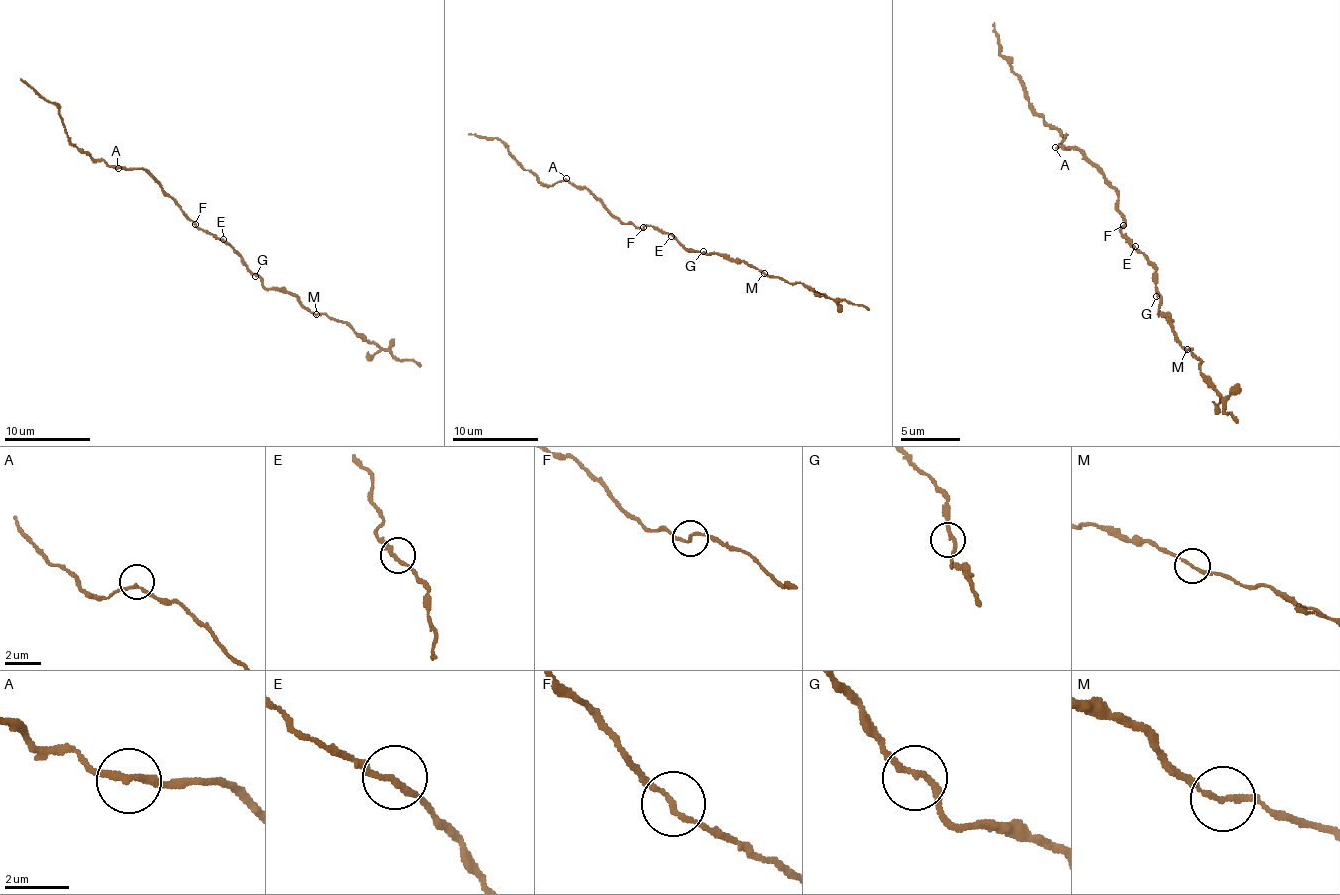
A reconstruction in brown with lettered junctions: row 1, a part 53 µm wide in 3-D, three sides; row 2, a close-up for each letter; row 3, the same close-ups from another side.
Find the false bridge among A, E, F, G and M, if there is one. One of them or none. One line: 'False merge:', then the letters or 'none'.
False merge: none

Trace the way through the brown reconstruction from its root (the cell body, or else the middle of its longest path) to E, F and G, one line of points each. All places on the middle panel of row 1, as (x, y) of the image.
E: (656, 227), (671, 236)
F: (656, 227), (643, 227)
G: (656, 227), (667, 232), (684, 249), (703, 251)

